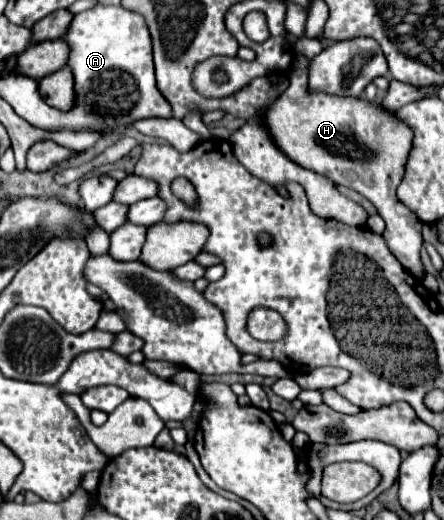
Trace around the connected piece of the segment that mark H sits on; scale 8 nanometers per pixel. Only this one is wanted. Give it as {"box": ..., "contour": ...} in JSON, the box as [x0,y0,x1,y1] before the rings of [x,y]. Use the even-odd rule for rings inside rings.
{"box":[264,52,426,280],"contour":[[[294,52],[288,74],[290,86],[264,114],[266,128],[276,146],[302,168],[314,170],[338,186],[364,194],[386,222],[386,232],[382,236],[390,252],[414,278],[422,280],[426,274],[420,262],[420,248],[424,242],[422,222],[396,198],[396,188],[404,178],[404,166],[412,150],[412,128],[398,120],[394,112],[374,106],[364,98],[330,96],[326,92],[310,90],[308,58],[298,52]]]}

